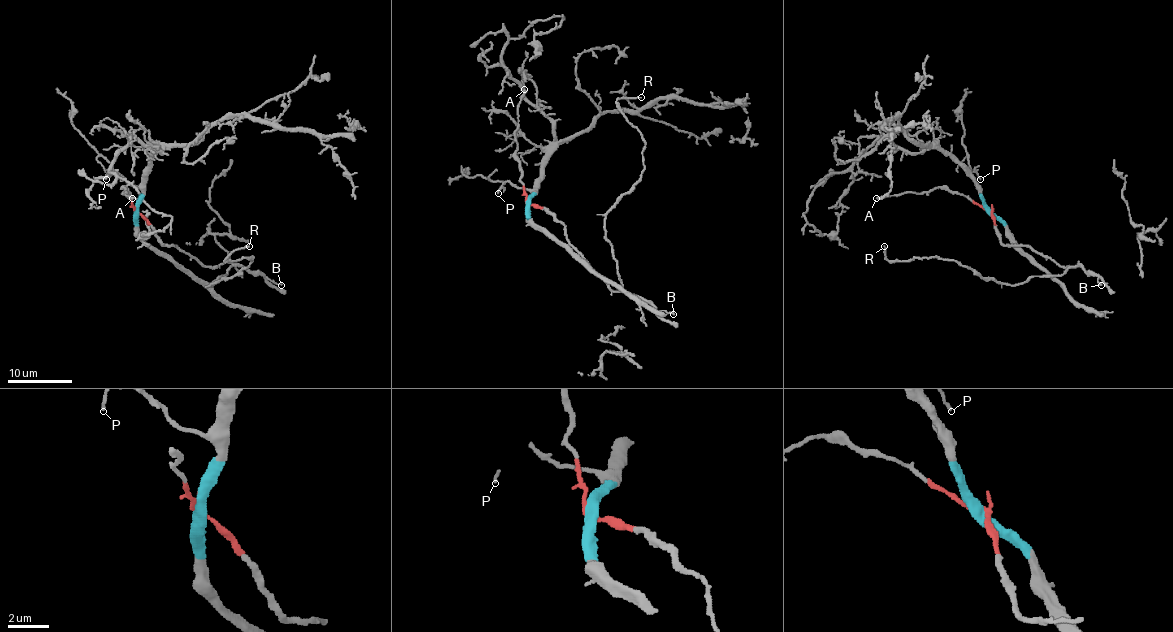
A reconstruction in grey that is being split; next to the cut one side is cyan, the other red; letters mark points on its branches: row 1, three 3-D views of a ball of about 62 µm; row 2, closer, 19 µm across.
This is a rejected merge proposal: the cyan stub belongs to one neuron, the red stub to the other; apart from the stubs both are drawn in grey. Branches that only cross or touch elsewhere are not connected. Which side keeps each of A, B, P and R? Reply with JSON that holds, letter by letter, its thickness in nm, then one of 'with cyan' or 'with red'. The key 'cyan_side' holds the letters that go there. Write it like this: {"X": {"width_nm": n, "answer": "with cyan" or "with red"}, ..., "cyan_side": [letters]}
{"A": {"width_nm": 260, "answer": "with red"}, "B": {"width_nm": 140, "answer": "with red"}, "P": {"width_nm": 110, "answer": "with cyan"}, "R": {"width_nm": 140, "answer": "with red"}, "cyan_side": ["P"]}

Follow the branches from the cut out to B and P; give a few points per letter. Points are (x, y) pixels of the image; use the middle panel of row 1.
B: (527, 202), (547, 211), (565, 227), (568, 243), (612, 290), (634, 293), (659, 311), (665, 310), (673, 315)
P: (527, 202), (534, 194), (506, 181), (498, 193)

